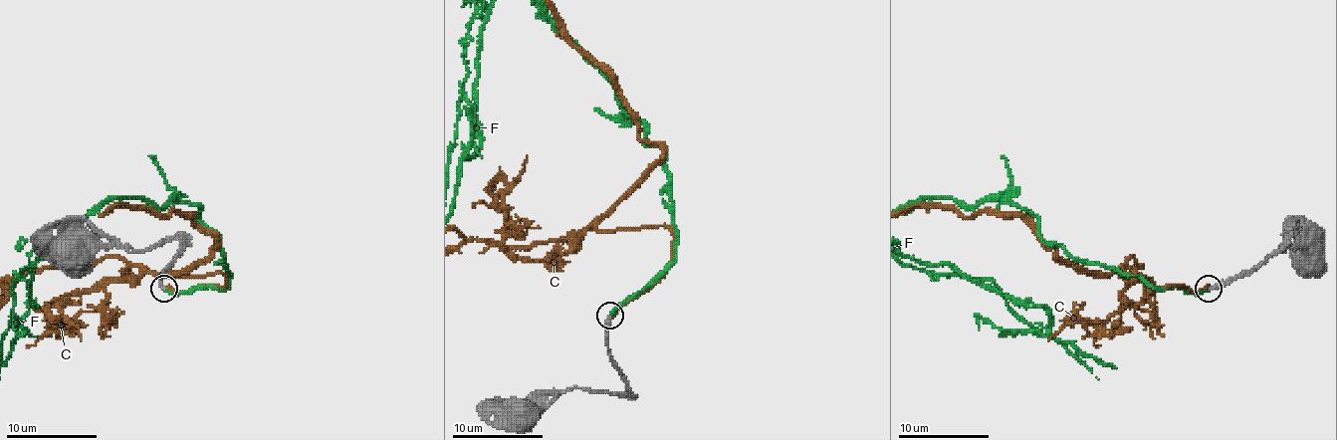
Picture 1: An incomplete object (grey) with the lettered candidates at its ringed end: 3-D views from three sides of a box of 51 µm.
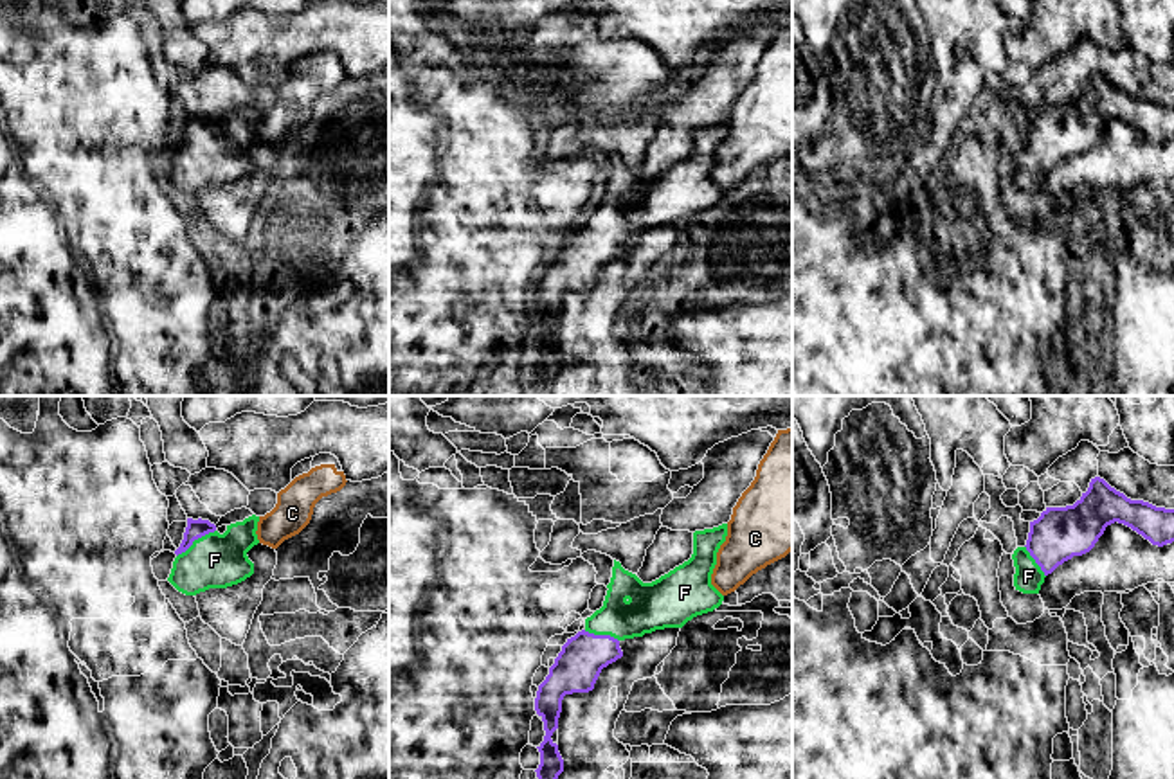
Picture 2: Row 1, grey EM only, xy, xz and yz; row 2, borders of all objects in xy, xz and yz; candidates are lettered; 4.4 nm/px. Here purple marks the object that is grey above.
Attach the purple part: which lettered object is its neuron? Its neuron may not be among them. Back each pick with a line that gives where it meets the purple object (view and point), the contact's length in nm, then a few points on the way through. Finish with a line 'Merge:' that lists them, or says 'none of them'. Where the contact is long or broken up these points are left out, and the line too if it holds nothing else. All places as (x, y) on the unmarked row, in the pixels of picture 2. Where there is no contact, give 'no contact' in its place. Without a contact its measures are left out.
F: meets purple in xy at (195, 135); contact 220 nm long; runs through xy (195, 126), (195, 135), (215, 157)
Merge: F

